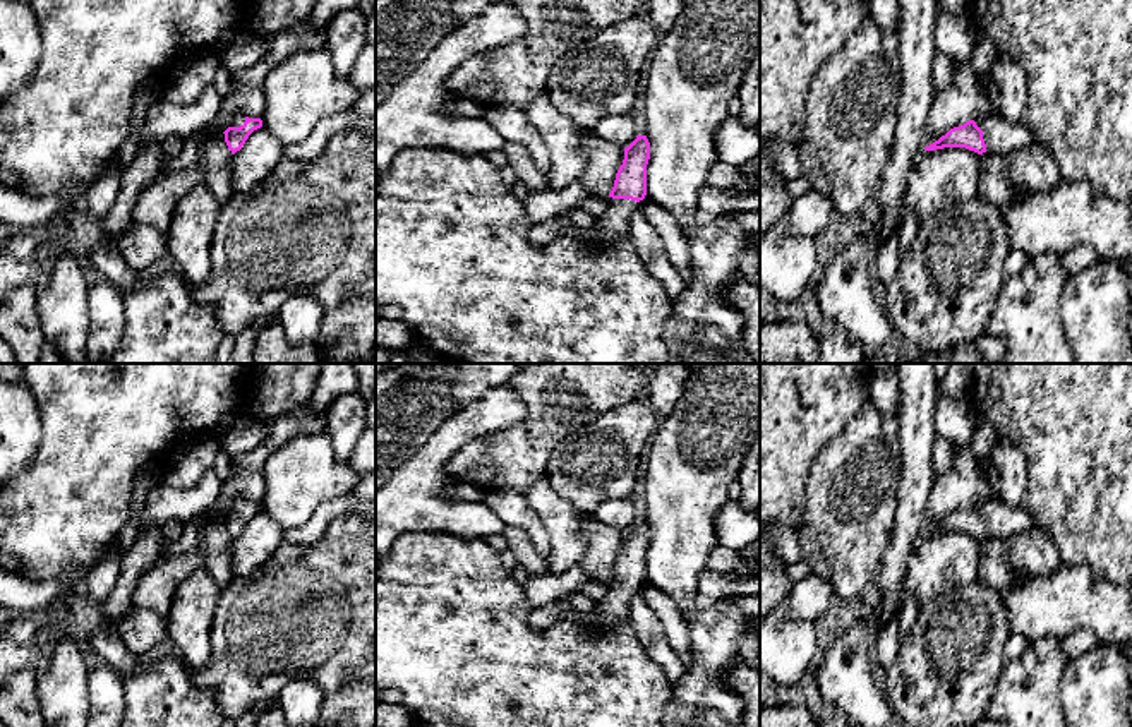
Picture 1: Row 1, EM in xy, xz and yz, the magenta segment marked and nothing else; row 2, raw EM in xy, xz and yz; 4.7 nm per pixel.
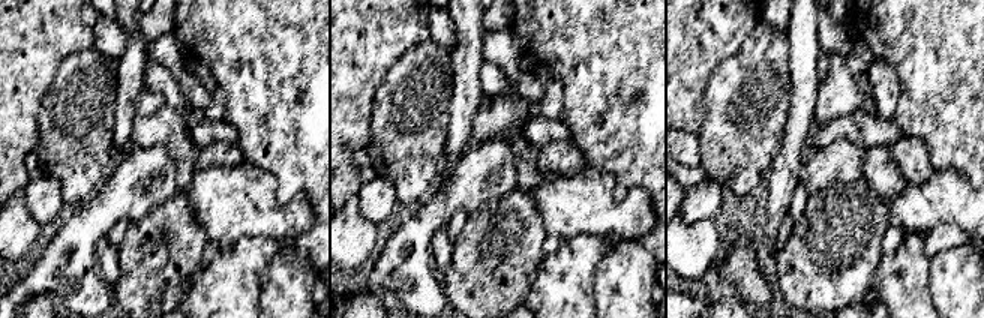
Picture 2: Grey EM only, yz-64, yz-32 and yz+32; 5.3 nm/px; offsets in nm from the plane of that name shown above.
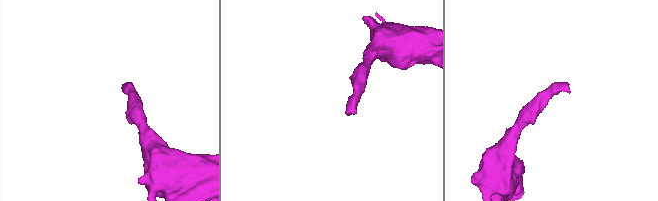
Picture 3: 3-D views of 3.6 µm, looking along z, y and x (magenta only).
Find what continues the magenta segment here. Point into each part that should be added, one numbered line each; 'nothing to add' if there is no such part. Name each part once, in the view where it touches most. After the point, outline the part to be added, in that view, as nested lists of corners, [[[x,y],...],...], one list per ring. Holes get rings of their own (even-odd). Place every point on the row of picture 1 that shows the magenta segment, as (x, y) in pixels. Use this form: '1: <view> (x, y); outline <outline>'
1: yz (1000, 136); outline [[[983,113],[972,118],[983,130],[986,153],[1007,156],[1034,142],[1029,130],[1021,123],[1012,123],[1000,115]]]

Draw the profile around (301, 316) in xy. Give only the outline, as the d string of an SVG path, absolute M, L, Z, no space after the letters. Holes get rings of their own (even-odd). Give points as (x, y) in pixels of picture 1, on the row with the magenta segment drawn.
M310 295L288 297L276 314L290 343L317 345L322 317L321 302Z

